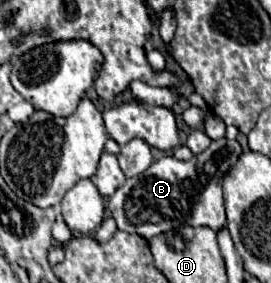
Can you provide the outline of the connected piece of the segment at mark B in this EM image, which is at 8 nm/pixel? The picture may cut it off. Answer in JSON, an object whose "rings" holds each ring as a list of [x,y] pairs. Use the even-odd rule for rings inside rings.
{"rings":[[[219,138],[213,140],[207,150],[193,156],[191,160],[177,160],[173,156],[167,156],[153,162],[141,176],[129,178],[113,194],[113,200],[109,198],[109,212],[113,202],[113,218],[117,222],[117,228],[123,232],[137,232],[147,240],[167,230],[181,228],[185,224],[193,228],[207,226],[219,232],[227,226],[221,196],[221,180],[239,154],[241,146],[237,140]]]}

